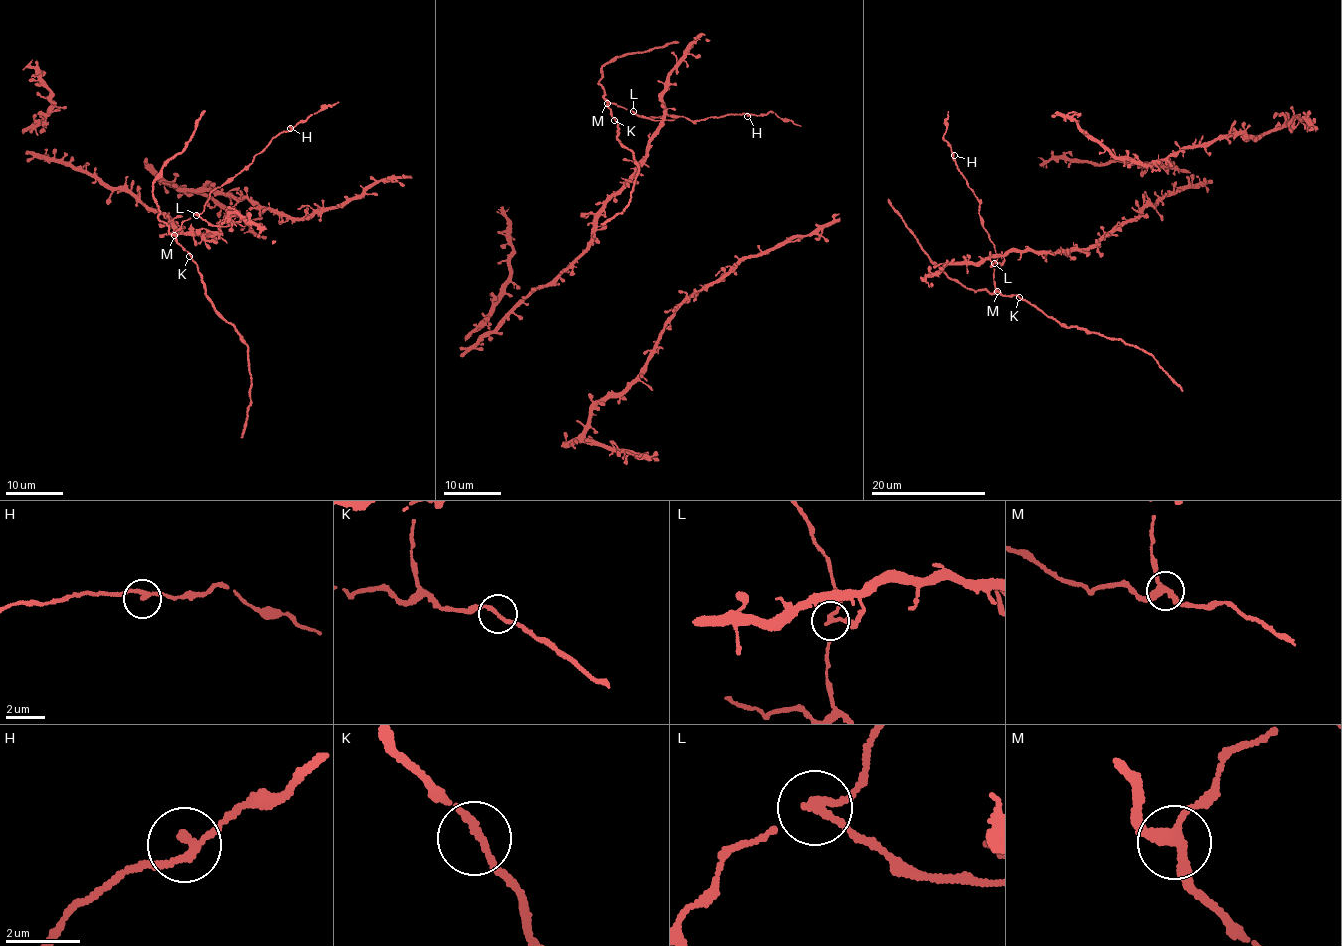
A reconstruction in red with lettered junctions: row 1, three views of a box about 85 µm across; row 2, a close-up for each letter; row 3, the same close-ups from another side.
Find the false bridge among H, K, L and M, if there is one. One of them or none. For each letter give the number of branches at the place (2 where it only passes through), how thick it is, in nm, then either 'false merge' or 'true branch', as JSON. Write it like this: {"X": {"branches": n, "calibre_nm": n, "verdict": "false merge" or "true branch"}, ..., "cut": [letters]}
{"H": {"branches": 2, "calibre_nm": 200, "verdict": "true branch"}, "K": {"branches": 2, "calibre_nm": 160, "verdict": "true branch"}, "L": {"branches": 3, "calibre_nm": 150, "verdict": "false merge"}, "M": {"branches": 3, "calibre_nm": 280, "verdict": "true branch"}, "cut": ["L"]}

